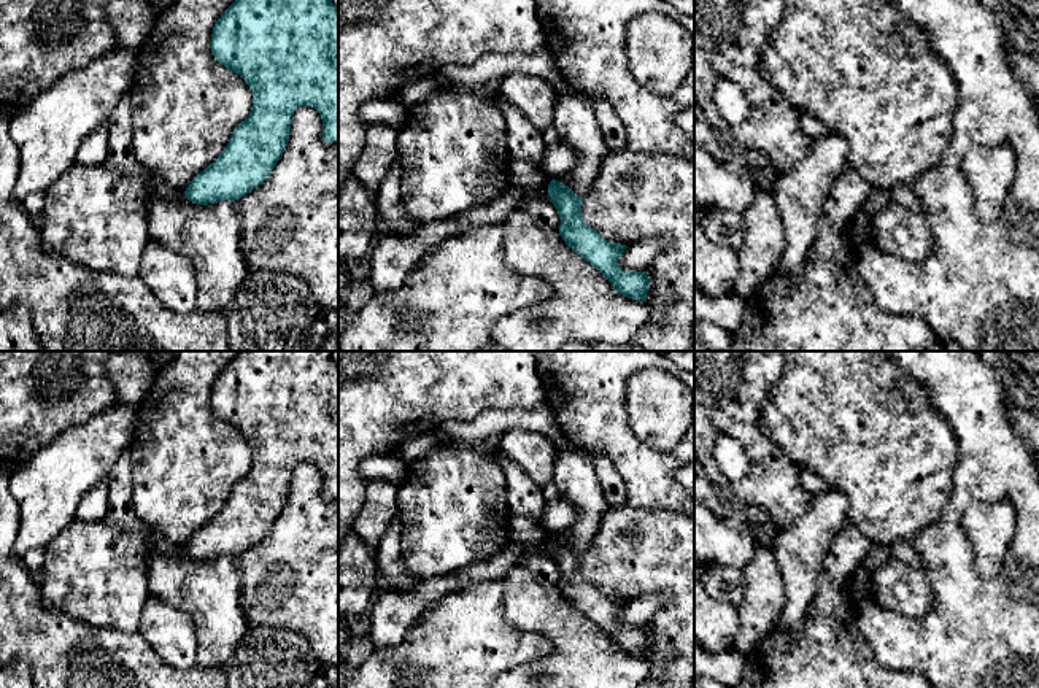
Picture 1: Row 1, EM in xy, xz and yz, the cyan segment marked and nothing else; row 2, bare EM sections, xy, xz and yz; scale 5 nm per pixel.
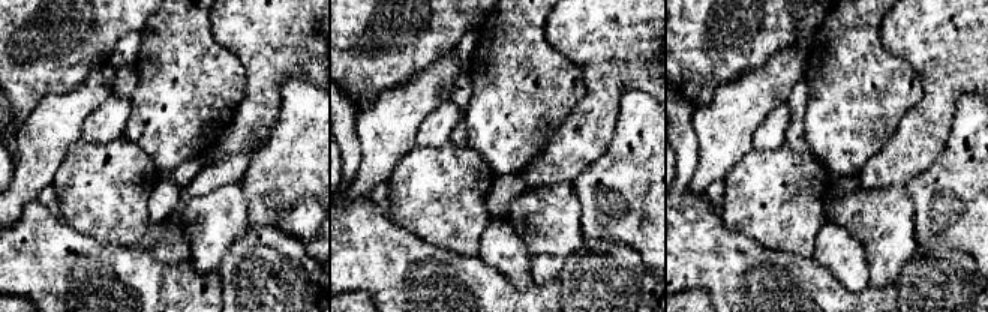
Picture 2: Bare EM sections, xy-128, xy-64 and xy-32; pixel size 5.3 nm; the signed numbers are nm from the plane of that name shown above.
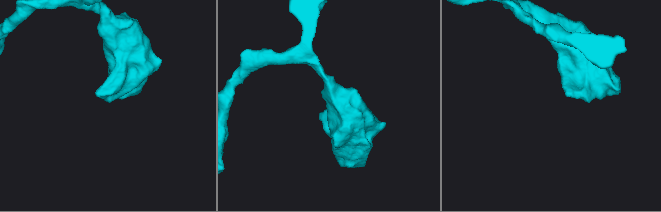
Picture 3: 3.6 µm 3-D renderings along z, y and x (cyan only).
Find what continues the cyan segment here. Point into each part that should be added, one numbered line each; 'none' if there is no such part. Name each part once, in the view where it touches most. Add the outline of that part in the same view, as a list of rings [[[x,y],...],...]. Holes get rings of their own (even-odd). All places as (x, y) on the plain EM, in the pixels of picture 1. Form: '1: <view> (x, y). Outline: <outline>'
none

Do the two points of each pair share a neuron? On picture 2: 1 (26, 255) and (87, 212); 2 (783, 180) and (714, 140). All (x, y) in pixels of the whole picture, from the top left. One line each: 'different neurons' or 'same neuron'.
1: different neurons
2: different neurons

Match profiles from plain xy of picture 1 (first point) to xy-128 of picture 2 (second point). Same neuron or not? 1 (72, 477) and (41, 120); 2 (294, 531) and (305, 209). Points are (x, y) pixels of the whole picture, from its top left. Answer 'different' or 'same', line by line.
1: same
2: different

